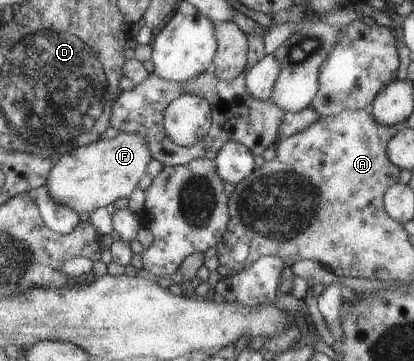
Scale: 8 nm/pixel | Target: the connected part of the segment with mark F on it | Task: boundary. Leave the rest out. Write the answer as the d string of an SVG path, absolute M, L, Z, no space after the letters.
M119 132L112 138L78 146L64 153L62 158L54 159L46 179L49 197L57 205L65 205L78 214L109 207L119 197L128 197L137 187L151 158L150 146L137 133Z

